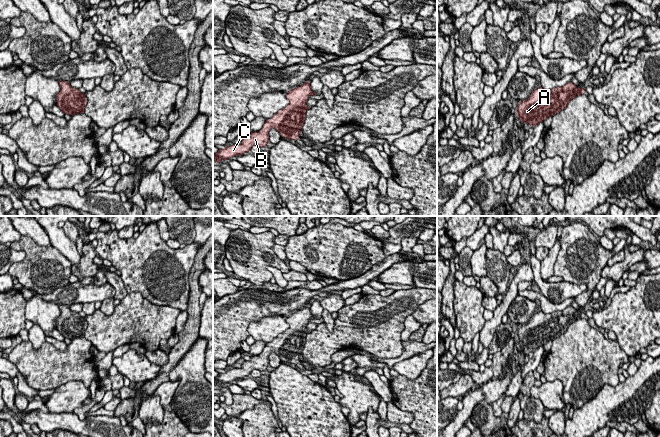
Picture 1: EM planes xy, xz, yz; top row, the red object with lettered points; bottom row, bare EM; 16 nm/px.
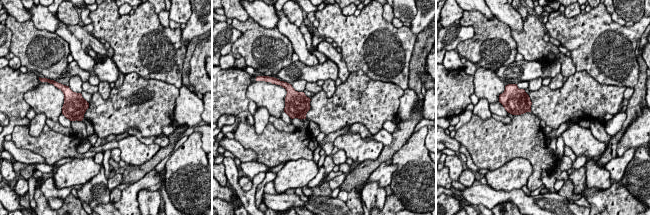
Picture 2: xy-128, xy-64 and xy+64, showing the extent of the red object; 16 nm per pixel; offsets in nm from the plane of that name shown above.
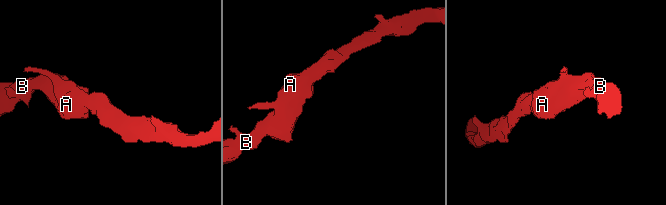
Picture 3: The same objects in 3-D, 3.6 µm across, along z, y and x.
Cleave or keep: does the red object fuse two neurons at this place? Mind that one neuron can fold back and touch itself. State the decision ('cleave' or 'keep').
keep

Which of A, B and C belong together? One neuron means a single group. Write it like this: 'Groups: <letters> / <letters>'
Groups: A B C

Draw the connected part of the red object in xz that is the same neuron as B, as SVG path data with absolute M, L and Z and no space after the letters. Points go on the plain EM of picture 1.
M307 305L301 310L293 312L286 318L289 328L279 334L272 342L265 345L263 351L258 356L251 356L249 361L244 361L241 368L234 368L225 373L219 373L213 380L213 386L218 387L223 383L227 384L233 380L243 379L250 375L251 371L258 369L265 371L269 366L269 355L276 353L281 361L298 364L302 350L309 333L307 324L310 319L316 319L311 314L310 306Z

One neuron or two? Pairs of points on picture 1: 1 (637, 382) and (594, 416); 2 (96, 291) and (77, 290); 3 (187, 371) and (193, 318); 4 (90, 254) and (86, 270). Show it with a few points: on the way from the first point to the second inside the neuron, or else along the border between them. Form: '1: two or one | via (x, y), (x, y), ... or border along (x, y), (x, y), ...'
1: one | via (626, 393), (616, 403), (605, 406)
2: one | via (91, 291), (82, 291)
3: two | border along (199, 337), (175, 367)
4: one | via (87, 258), (86, 266)

